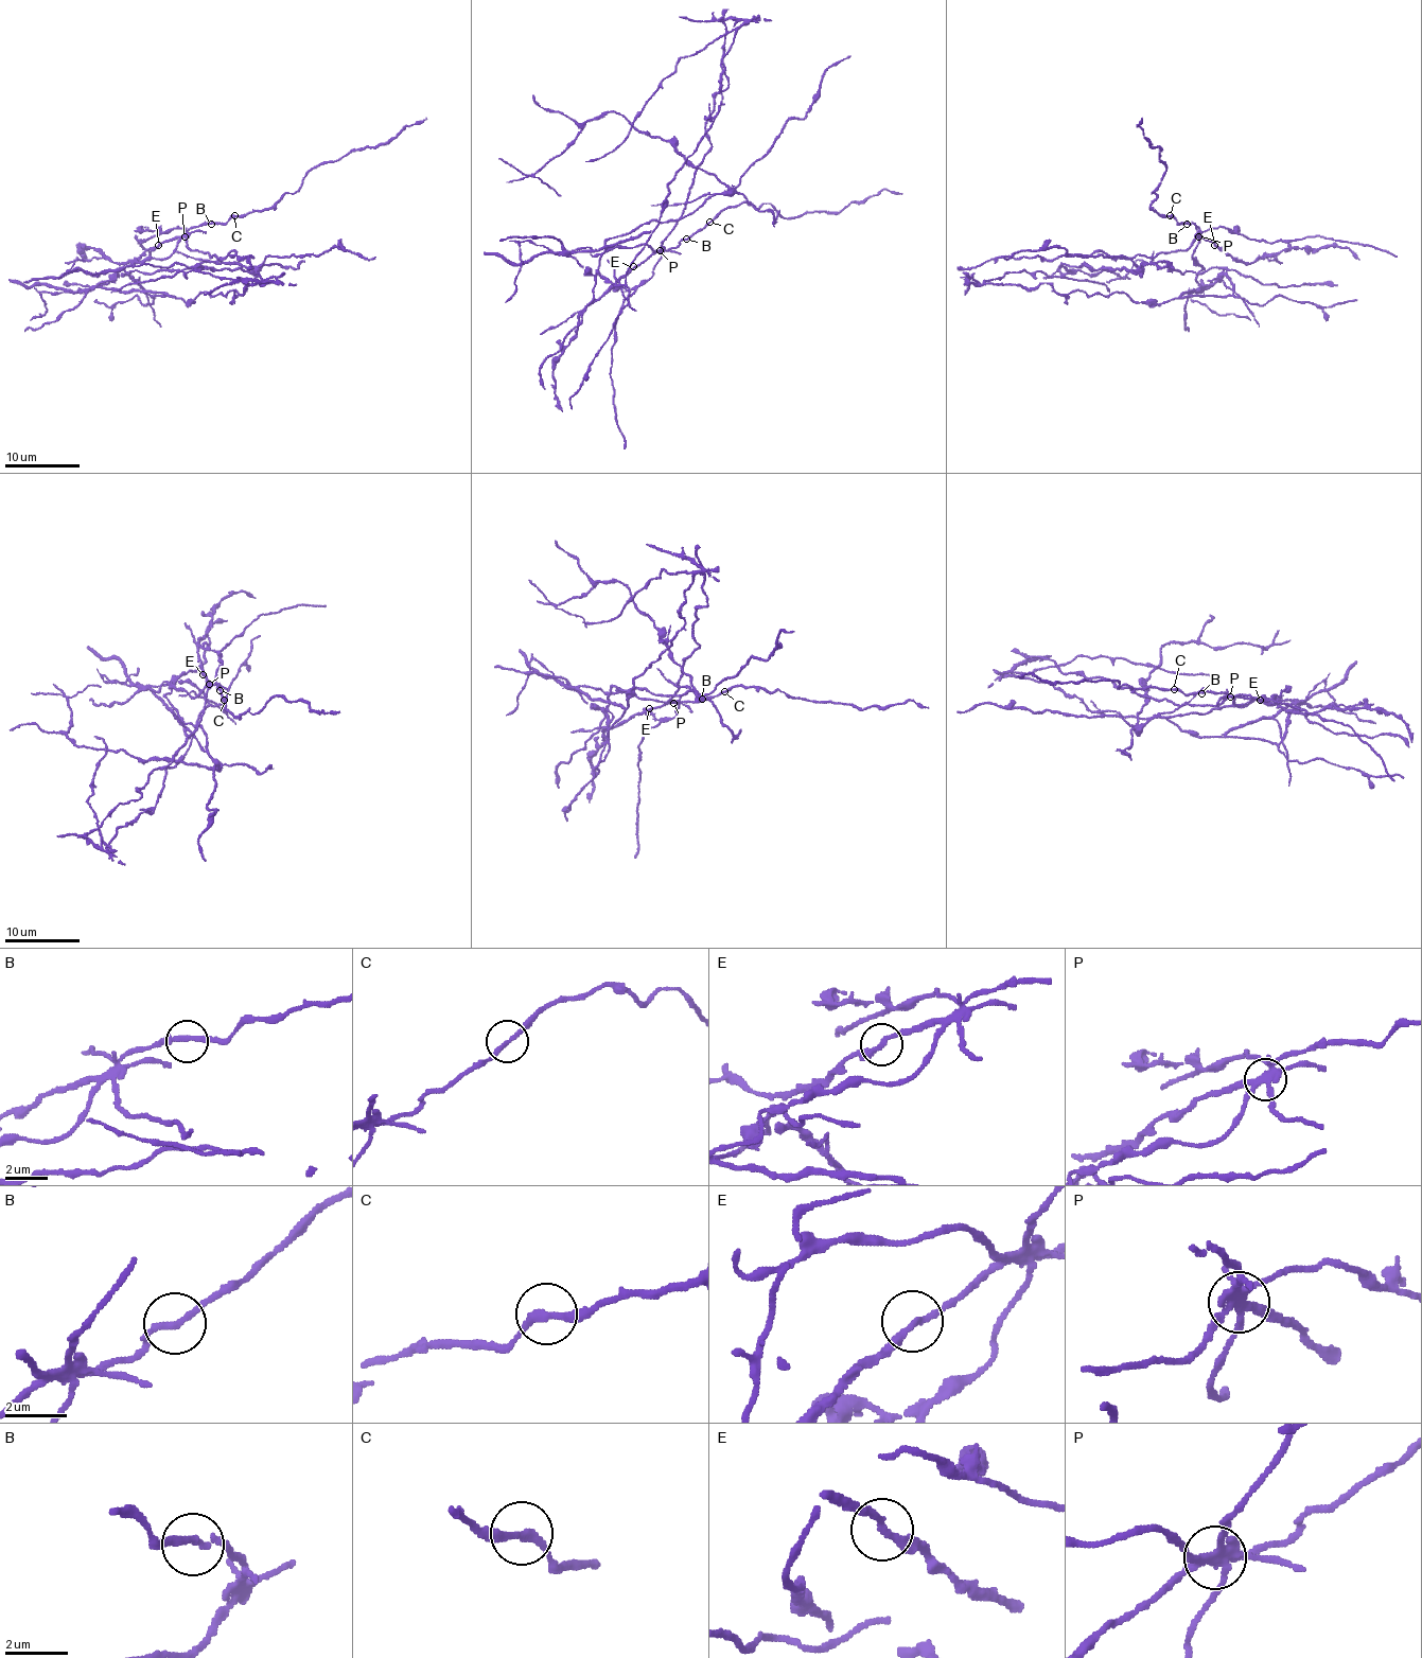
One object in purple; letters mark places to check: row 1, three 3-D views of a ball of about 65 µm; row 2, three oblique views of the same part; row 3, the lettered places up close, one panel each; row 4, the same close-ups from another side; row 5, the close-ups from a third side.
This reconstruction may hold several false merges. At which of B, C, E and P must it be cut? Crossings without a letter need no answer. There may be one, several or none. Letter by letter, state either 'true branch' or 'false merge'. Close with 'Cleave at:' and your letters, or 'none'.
B: true branch
C: true branch
E: false merge
P: false merge
Cleave at: E, P

